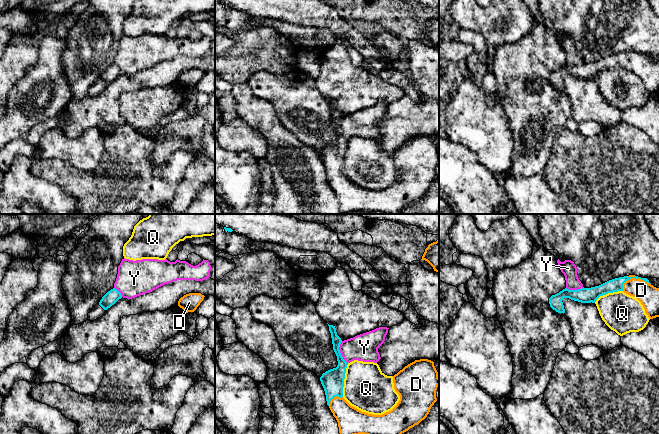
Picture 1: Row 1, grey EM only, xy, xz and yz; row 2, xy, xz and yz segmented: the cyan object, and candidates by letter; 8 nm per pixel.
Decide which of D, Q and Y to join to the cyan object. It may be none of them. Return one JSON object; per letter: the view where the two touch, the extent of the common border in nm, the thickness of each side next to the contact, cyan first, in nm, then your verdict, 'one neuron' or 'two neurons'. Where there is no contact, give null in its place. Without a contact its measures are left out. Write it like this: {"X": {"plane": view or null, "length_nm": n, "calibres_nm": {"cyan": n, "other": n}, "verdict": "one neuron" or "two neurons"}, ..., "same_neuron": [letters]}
{"D": {"plane": "yz", "length_nm": 240, "calibres_nm": {"cyan": 110, "other": 170}, "verdict": "one neuron"}, "Q": {"plane": "xz", "length_nm": 280, "calibres_nm": {"cyan": 180, "other": 360}, "verdict": "two neurons"}, "Y": {"plane": "xz", "length_nm": 190, "calibres_nm": {"cyan": 180, "other": 220}, "verdict": "two neurons"}, "same_neuron": ["D"]}

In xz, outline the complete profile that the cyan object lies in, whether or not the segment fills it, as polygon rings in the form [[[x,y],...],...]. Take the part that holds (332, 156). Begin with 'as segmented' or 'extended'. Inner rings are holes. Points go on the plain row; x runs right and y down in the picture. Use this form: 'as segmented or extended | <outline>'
extended | [[[329,100],[328,102],[338,141],[336,144],[323,149],[320,157],[325,167],[327,181],[338,198],[339,209],[343,214],[359,210],[369,211],[371,213],[387,212],[389,214],[398,214],[402,209],[418,201],[427,193],[431,183],[437,177],[436,166],[439,162],[438,148],[433,137],[428,135],[415,136],[392,152],[394,165],[400,172],[399,178],[391,187],[382,191],[368,190],[351,182],[343,174],[344,155],[348,139],[340,129],[339,123],[342,116],[337,111],[335,102]]]

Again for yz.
extended | [[[629,51],[624,53],[615,54],[609,56],[599,62],[591,64],[581,64],[578,66],[569,66],[567,64],[563,65],[559,69],[552,71],[549,74],[550,83],[558,89],[565,89],[564,81],[562,76],[564,74],[569,74],[574,77],[581,79],[595,79],[596,76],[603,71],[608,69],[623,67],[624,69],[635,73],[638,75],[645,85],[645,89],[650,95],[659,93],[659,64],[654,63],[647,54],[641,54],[635,51]]]

